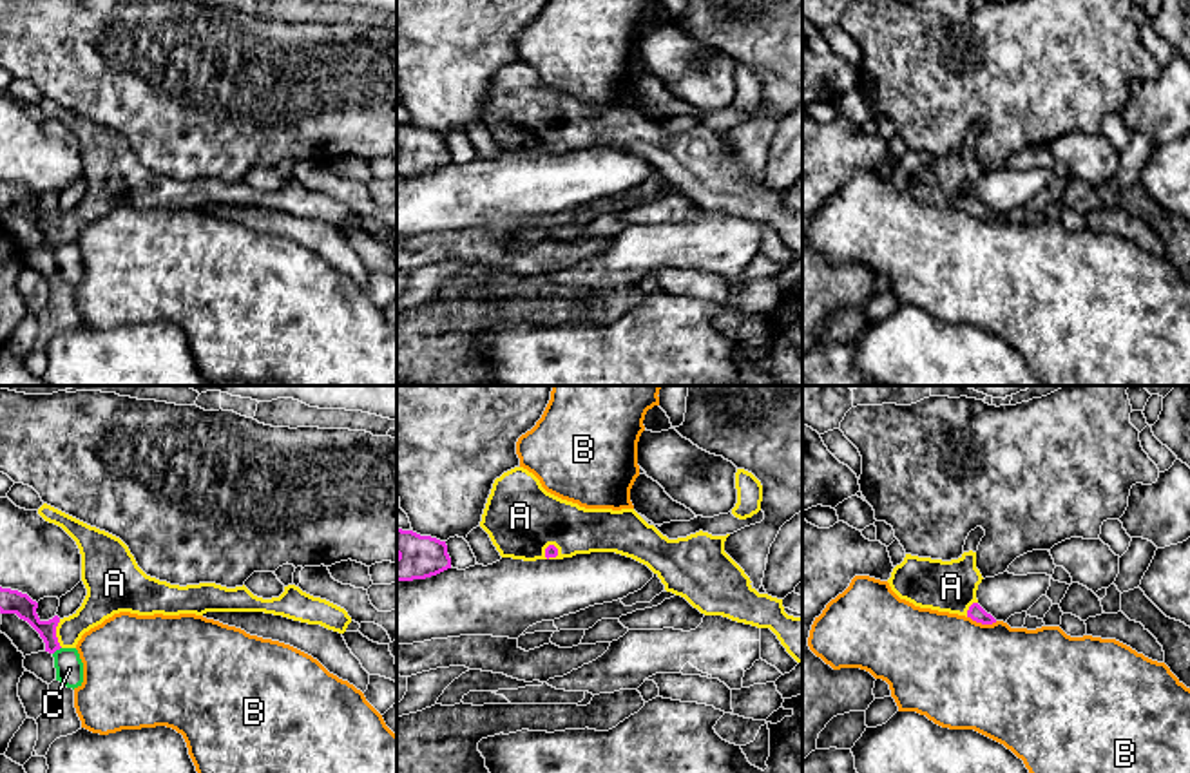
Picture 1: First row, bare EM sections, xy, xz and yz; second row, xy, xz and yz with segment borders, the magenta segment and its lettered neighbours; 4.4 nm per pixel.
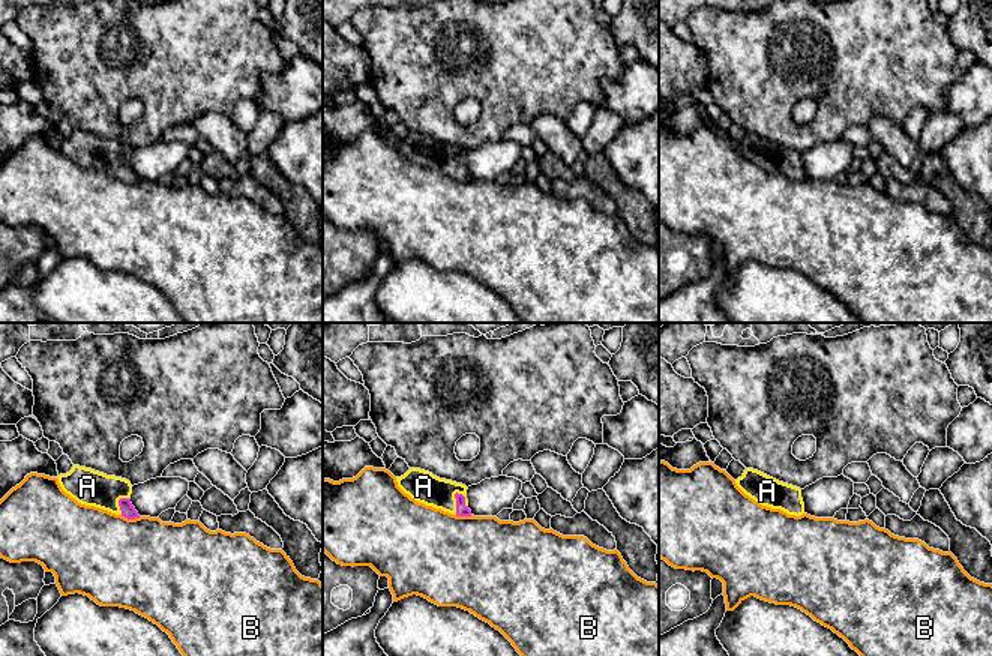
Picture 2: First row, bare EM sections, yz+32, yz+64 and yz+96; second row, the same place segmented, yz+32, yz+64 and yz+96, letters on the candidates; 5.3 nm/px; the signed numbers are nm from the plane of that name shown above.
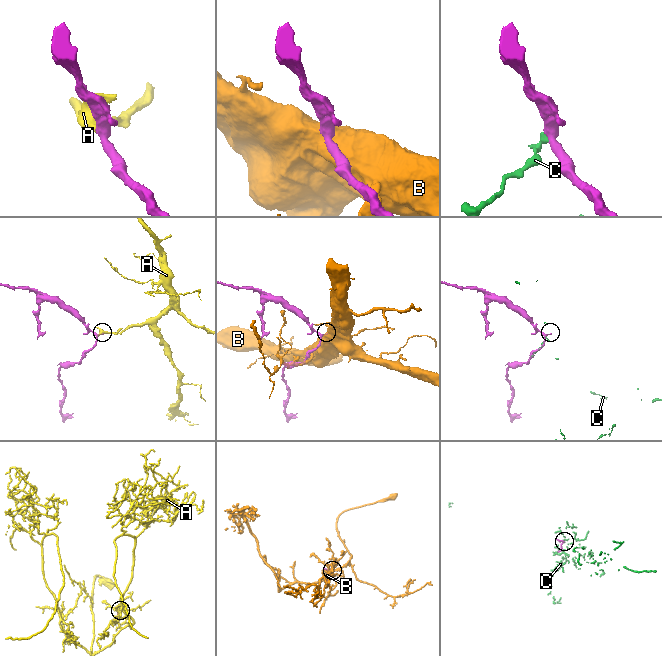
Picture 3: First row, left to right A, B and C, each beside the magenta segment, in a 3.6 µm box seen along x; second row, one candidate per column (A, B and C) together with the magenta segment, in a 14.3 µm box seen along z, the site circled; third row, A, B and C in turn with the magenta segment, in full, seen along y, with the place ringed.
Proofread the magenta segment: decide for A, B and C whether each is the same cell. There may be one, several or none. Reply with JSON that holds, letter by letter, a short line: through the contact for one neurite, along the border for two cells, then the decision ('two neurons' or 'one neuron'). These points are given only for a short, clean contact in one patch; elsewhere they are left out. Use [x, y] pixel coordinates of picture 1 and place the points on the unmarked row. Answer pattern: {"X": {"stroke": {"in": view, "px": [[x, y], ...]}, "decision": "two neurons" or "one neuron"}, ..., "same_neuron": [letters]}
{"A": {"decision": "one neuron"}, "B": {"decision": "two neurons"}, "C": {"stroke": {"in": "xy", "px": [[60, 241], [53, 248]]}, "decision": "two neurons"}, "same_neuron": ["A"]}

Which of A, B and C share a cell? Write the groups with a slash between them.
A / B / C

